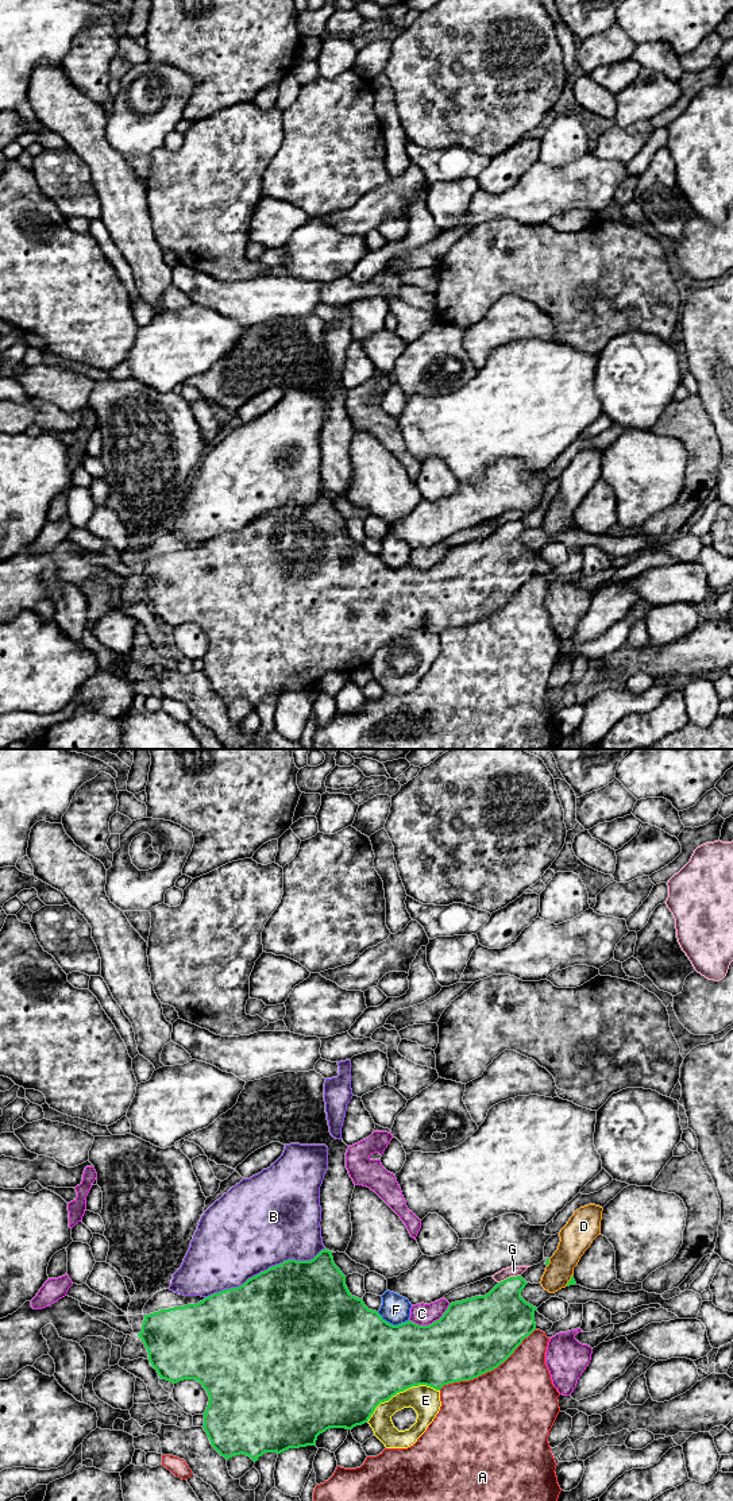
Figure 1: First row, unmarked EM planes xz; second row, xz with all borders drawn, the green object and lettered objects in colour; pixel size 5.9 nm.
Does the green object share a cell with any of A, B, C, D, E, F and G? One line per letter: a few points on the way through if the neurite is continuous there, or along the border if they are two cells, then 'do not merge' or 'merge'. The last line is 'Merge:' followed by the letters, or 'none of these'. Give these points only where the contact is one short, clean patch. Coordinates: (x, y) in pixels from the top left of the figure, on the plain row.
A: do not merge
B: do not merge
C: merge
D: do not merge
E: do not merge
F: do not merge
G: do not merge
Merge: C

